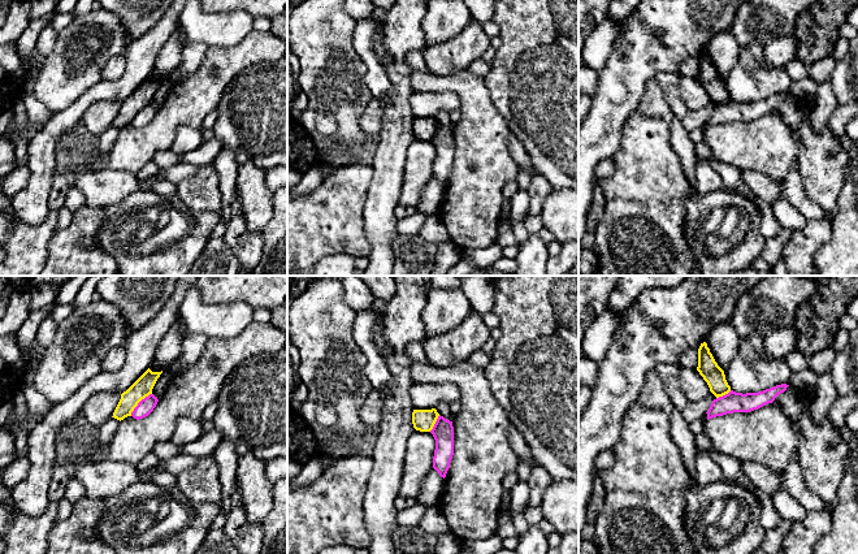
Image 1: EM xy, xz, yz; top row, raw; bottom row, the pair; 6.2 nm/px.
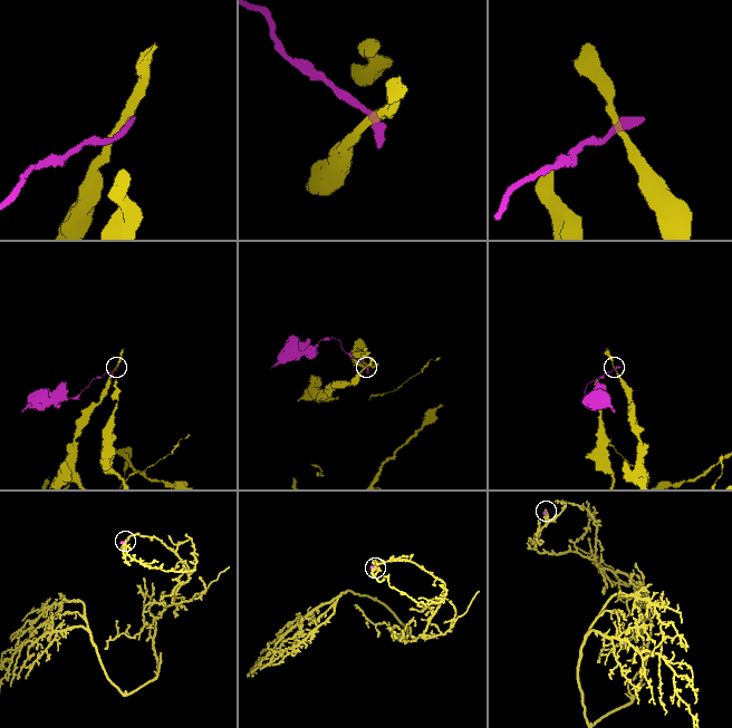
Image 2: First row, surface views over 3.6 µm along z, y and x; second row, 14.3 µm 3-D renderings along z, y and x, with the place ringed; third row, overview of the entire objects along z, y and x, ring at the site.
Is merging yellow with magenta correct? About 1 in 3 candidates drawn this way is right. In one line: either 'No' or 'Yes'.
No

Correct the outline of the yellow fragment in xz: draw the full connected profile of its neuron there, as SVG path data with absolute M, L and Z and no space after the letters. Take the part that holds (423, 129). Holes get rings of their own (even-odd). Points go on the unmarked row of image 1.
M436 117L432 118L413 118L412 133L416 139L430 140L438 127L439 122Z

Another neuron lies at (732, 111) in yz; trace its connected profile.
M781 92L758 101L736 101L731 99L728 103L712 109L707 122L707 129L733 121L750 121L758 118L784 101L789 94Z

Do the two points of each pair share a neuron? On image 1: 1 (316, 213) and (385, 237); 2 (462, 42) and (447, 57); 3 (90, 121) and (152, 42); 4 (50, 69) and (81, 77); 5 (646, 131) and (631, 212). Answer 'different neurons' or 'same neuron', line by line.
1: different neurons
2: same neuron
3: different neurons
4: same neuron
5: same neuron

